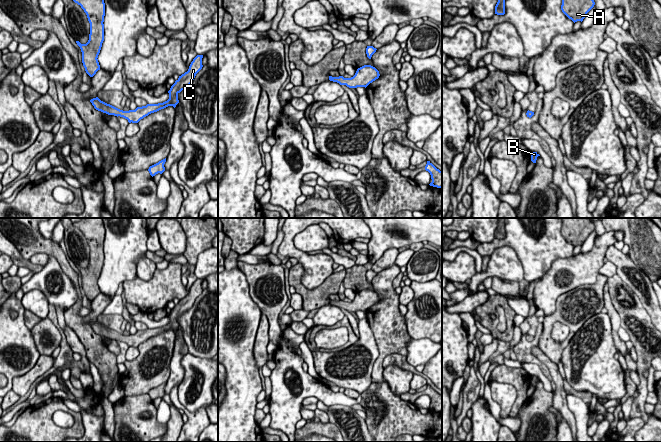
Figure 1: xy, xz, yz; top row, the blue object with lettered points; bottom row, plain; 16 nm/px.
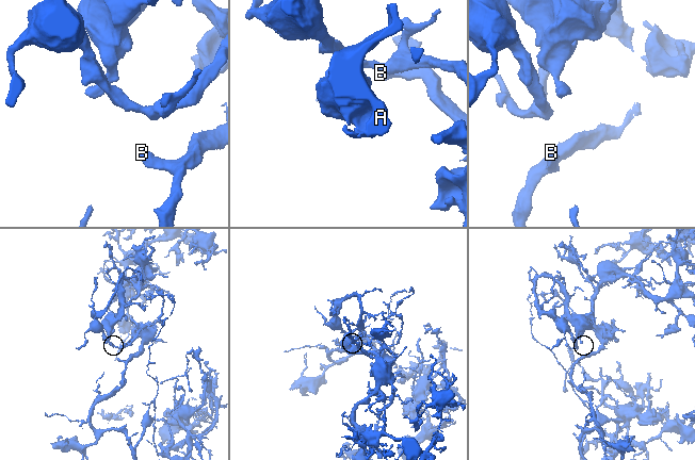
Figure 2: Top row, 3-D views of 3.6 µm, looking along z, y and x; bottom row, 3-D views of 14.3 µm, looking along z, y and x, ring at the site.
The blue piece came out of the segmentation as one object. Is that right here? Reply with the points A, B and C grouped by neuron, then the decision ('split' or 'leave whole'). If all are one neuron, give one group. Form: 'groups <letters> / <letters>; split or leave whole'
groups A B C; leave whole

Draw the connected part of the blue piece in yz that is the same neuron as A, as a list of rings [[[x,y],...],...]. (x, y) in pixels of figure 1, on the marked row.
[[[562,0],[561,10],[574,23],[582,22],[594,5],[594,0]]]

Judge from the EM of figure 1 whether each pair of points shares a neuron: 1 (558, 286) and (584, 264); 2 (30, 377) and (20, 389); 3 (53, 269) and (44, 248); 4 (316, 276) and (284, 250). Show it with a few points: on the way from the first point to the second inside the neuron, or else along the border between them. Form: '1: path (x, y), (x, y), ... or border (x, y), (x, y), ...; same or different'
1: path (564, 280), (572, 272), (578, 270); same
2: path (27, 380), (21, 386); same
3: border (48, 254), (55, 258), (63, 272); different
4: path (311, 267), (298, 254), (293, 252); same

